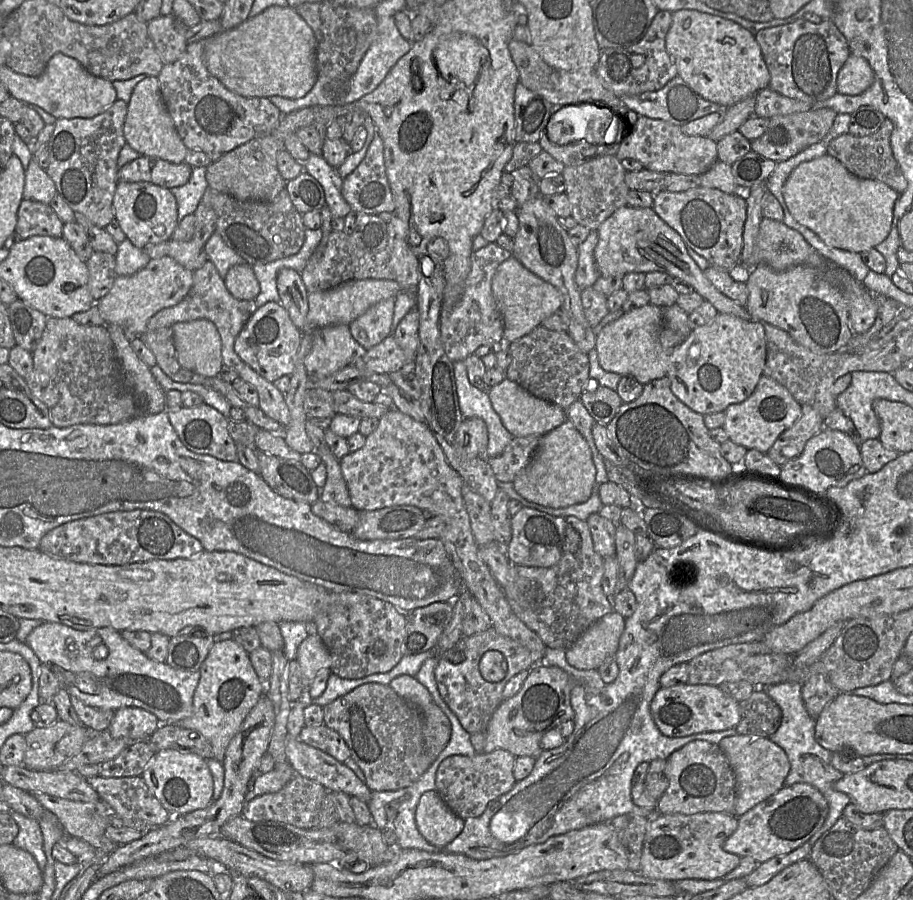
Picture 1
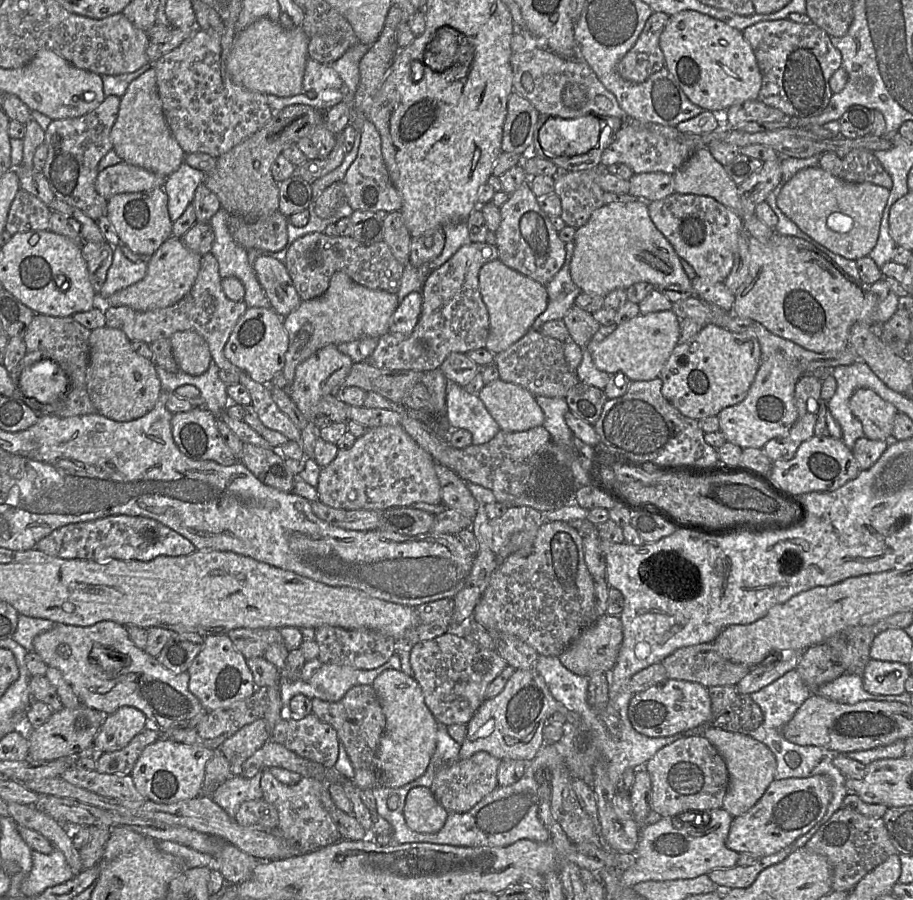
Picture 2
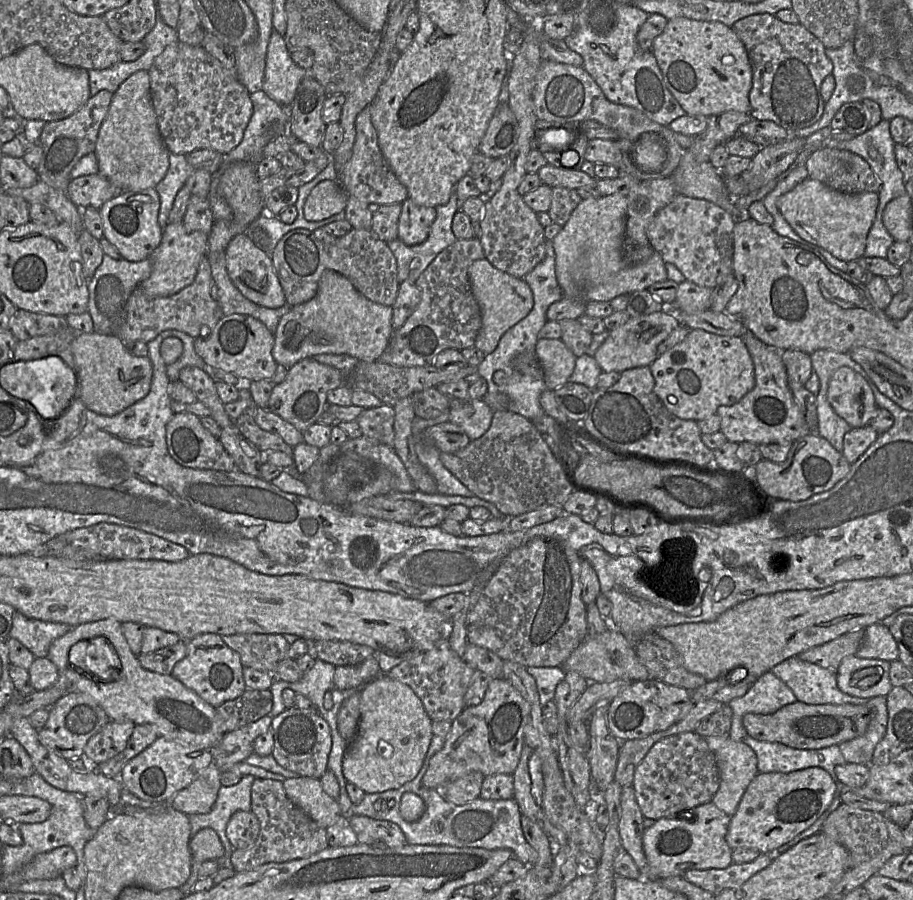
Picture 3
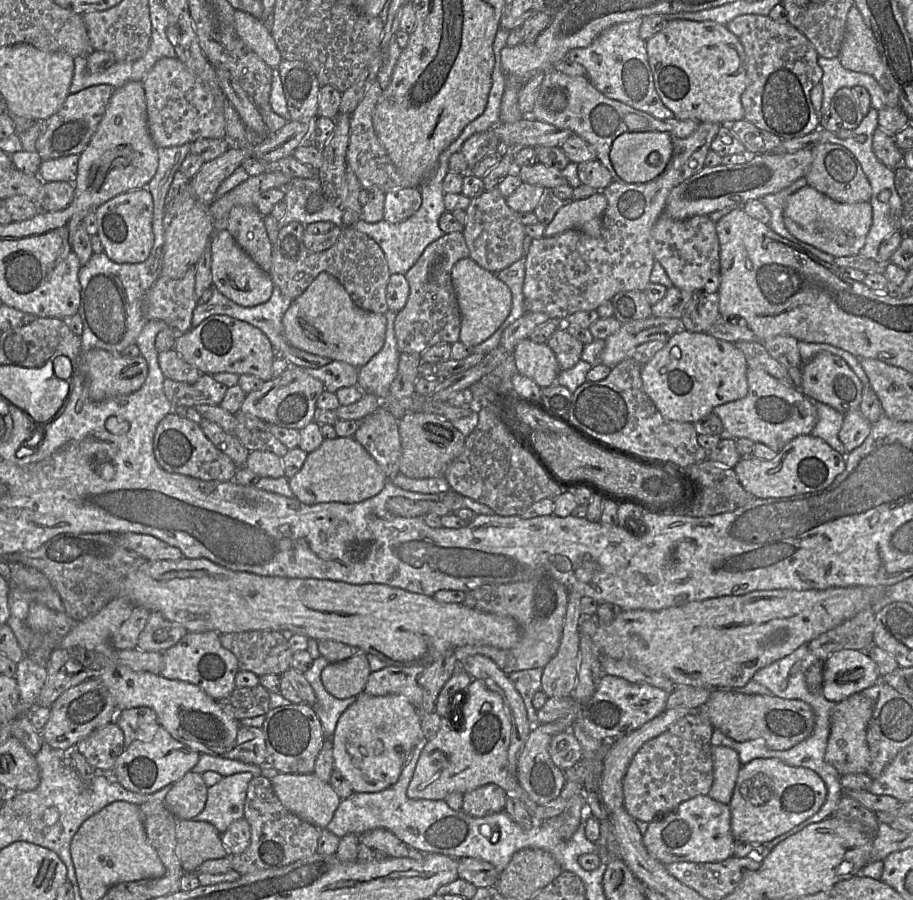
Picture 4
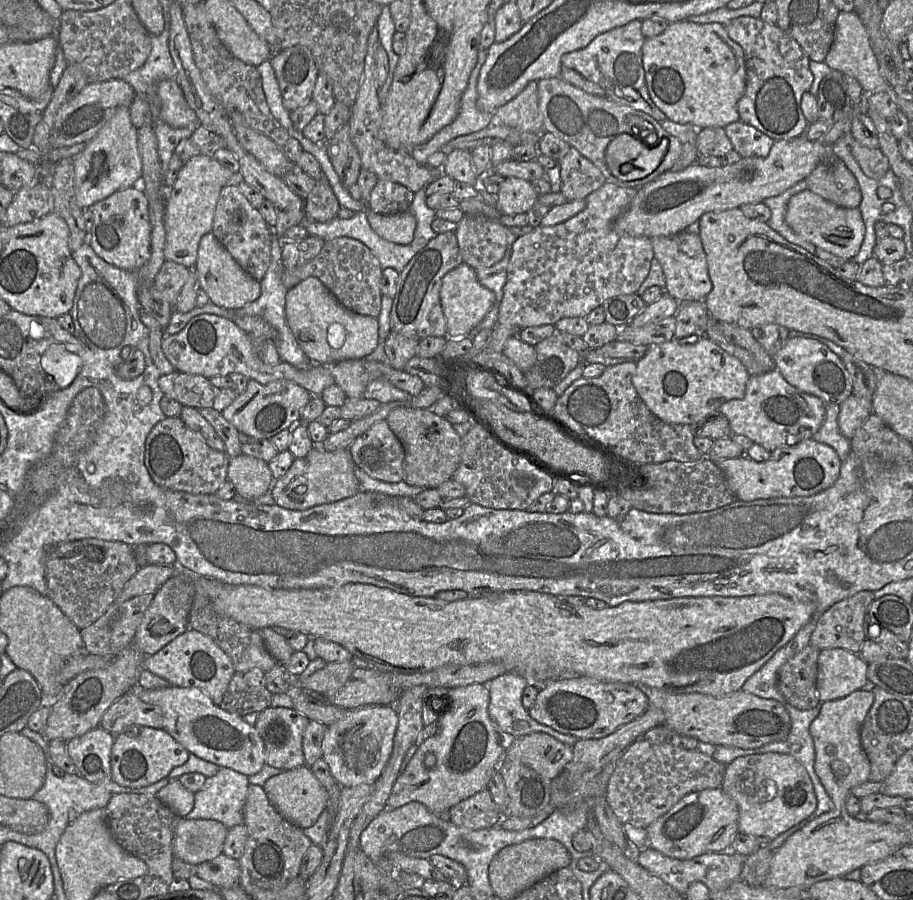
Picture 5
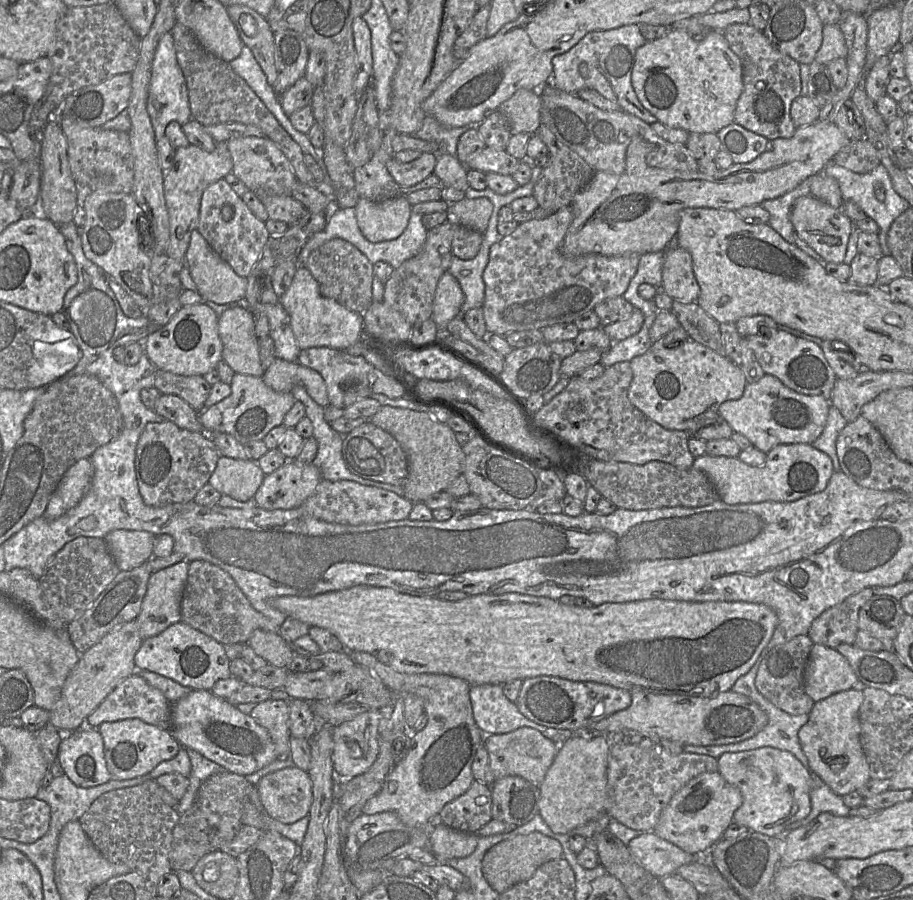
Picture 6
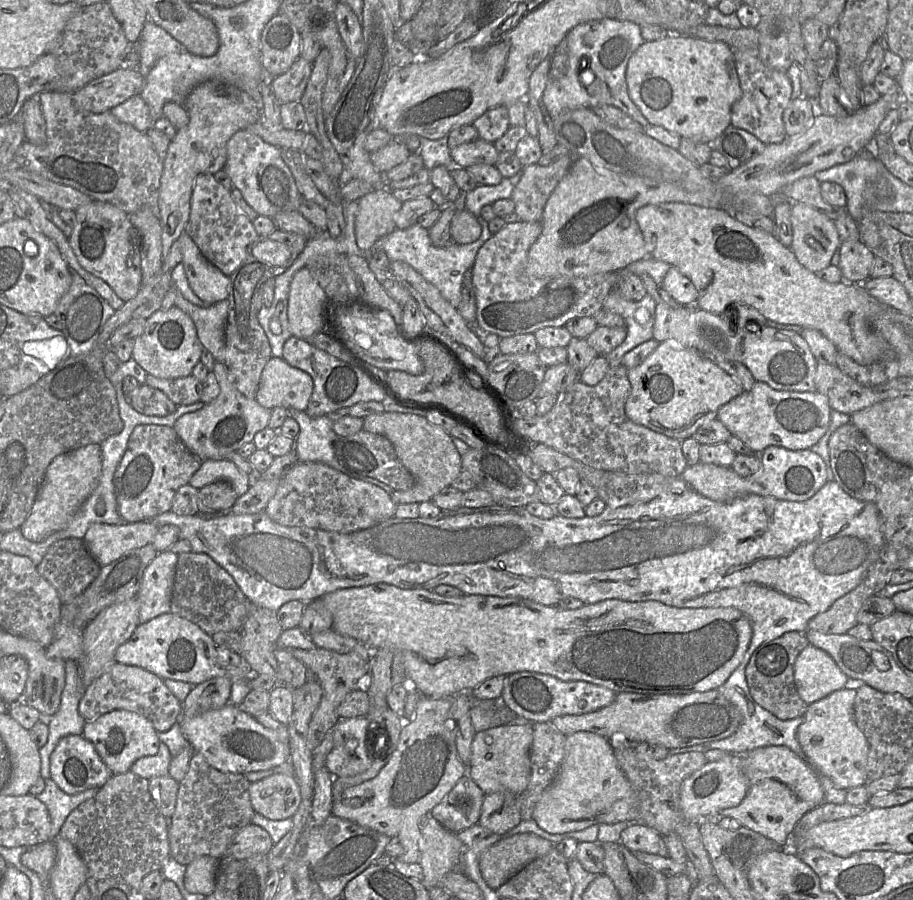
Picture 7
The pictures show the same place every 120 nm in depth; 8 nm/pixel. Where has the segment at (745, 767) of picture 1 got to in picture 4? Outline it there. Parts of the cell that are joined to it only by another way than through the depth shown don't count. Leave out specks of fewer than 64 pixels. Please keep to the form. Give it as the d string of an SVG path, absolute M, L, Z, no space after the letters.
M711 746L713 755L714 780L707 795L729 805L737 777L742 767L738 753L726 746Z

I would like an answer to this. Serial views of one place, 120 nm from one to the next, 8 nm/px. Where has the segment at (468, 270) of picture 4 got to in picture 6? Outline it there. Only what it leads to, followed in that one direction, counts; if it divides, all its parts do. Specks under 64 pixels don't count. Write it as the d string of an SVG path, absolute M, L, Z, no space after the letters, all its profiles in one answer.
M445 272L437 283L432 313L432 319L441 334L448 322L460 315L463 302L464 294L457 278Z

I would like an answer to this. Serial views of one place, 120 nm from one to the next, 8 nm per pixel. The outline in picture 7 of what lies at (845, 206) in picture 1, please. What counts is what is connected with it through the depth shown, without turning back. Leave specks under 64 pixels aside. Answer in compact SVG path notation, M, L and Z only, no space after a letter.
M798 202L792 204L791 225L793 239L790 249L798 262L813 273L818 273L831 265L832 257L842 242L834 221L815 208Z

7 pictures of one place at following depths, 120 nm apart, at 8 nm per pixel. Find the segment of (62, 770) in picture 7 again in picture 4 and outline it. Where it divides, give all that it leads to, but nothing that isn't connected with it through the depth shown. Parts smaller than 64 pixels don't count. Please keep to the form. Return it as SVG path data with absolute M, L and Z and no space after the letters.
M113 721L94 730L74 747L95 771L111 770L124 750L124 733Z

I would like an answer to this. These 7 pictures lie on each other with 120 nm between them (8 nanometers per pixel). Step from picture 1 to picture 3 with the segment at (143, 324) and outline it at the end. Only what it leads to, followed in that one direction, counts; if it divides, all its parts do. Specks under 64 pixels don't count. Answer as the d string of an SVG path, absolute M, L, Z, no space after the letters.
M169 222L163 229L161 244L152 255L152 273L138 289L152 297L172 296L191 285L199 265L207 254L208 235L200 231L188 231L183 223Z

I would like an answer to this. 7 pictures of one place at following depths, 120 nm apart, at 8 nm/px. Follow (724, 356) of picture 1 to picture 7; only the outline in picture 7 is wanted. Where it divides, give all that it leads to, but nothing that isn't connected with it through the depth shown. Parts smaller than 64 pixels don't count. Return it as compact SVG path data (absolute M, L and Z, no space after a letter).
M674 340L662 342L641 364L628 369L628 379L631 389L625 404L626 416L636 424L680 441L692 437L702 425L714 420L721 406L743 392L742 386L715 362Z

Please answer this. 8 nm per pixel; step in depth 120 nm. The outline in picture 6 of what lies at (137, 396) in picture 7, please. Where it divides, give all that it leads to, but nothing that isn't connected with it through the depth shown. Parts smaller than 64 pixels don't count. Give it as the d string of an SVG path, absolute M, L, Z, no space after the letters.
M161 395L155 403L154 411L181 429L205 434L203 425L199 420L200 412L195 411L178 396Z

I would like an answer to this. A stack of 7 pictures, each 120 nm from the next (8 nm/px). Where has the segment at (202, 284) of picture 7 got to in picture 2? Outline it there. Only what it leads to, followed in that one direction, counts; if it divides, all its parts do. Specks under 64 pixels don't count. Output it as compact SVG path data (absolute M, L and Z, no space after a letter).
M259 256L253 269L272 309L280 317L286 317L299 307L302 300L282 262L271 256Z

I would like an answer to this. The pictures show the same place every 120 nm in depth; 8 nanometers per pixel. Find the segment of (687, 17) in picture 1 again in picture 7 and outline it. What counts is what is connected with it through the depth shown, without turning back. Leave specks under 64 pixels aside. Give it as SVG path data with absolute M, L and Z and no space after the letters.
M669 34L662 39L645 41L636 51L634 51L626 68L626 82L629 96L650 124L662 126L665 129L679 135L681 138L689 138L695 142L701 143L712 143L730 125L732 105L741 97L742 90L740 87L733 52L732 48L726 43L708 41L689 35Z

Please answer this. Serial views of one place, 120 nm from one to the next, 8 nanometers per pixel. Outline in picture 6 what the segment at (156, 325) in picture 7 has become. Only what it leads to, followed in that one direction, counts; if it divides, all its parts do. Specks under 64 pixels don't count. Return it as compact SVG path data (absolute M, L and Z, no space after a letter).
M204 304L183 306L170 321L143 341L144 353L158 371L182 376L203 376L222 361L219 316Z

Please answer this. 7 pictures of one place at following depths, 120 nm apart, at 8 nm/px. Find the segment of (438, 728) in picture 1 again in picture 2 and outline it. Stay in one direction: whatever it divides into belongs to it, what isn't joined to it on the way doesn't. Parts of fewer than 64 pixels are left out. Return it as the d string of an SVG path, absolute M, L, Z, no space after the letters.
M358 685L349 689L337 702L311 699L312 714L321 721L330 724L337 732L355 773L352 781L362 789L374 789L380 786L380 768L378 746L385 729L385 715L379 699L371 685Z

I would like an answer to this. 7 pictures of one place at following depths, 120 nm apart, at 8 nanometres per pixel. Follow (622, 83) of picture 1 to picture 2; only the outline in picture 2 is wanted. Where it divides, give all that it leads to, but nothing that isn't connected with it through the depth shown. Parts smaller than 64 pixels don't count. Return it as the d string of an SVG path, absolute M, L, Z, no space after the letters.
M654 12L647 19L635 44L618 64L622 78L641 83L665 67L665 57L659 45L659 38L669 17L664 12Z

